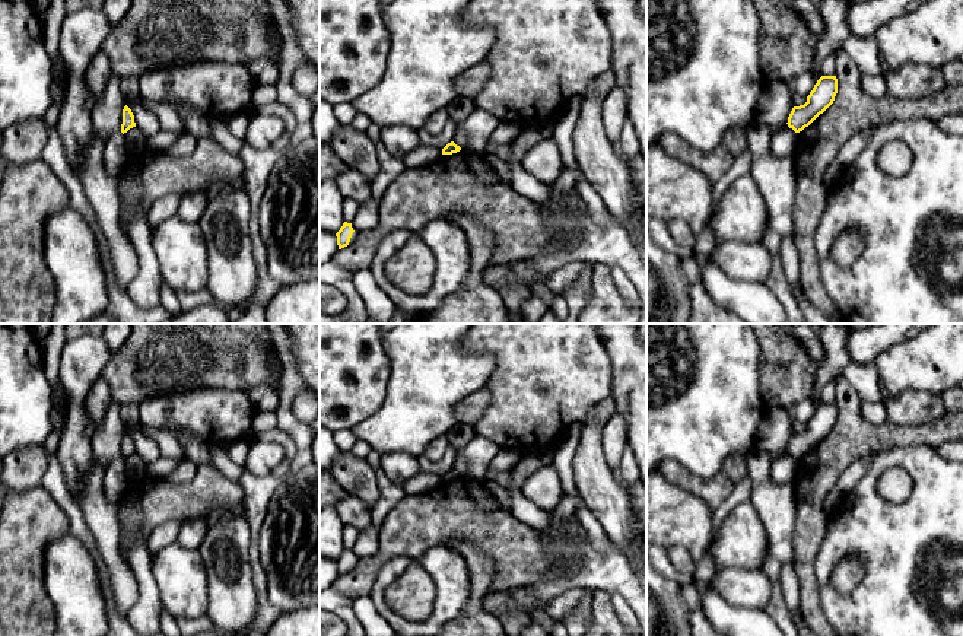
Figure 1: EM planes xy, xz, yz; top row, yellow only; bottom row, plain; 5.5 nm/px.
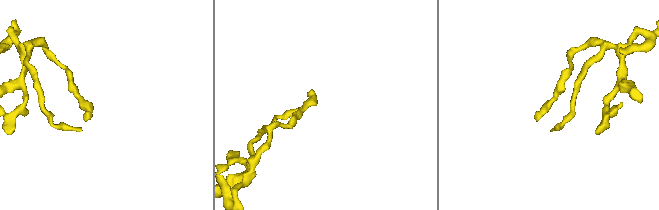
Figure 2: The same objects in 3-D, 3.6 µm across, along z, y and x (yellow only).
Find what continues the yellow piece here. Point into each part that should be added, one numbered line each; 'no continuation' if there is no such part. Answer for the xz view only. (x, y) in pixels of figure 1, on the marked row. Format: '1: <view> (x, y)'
no continuation

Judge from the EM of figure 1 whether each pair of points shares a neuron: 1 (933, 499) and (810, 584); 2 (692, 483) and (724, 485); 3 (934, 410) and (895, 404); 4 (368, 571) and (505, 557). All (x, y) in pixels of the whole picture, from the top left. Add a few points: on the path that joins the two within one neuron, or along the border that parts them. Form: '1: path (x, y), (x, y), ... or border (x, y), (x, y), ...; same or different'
1: border (819, 546), (814, 576), (819, 606), (825, 613); different
2: path (699, 485), (717, 485); same
3: path (924, 407), (905, 407); same
4: path (401, 537), (410, 528), (472, 528); same

